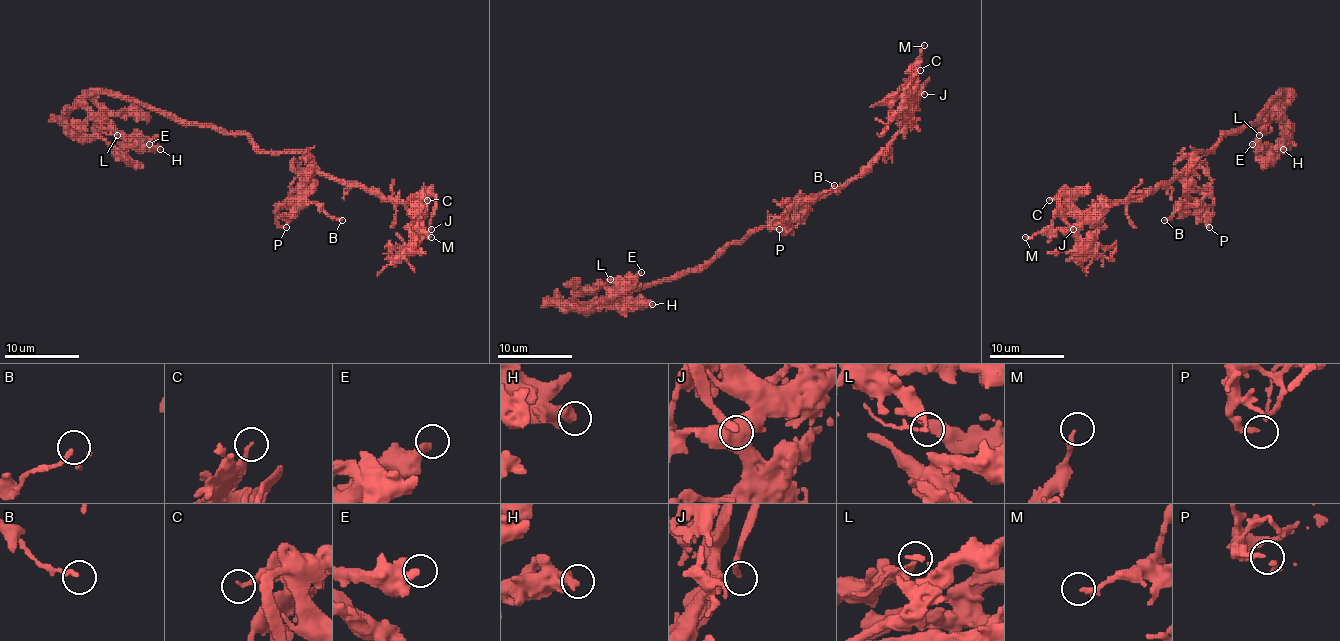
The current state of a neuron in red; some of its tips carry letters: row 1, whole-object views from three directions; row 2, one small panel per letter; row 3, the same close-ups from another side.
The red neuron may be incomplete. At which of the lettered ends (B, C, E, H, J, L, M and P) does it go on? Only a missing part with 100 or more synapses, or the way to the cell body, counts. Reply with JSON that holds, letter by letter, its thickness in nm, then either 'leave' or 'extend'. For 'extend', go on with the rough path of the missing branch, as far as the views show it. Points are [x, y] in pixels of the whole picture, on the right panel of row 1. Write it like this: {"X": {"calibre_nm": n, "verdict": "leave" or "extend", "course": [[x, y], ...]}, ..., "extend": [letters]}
{"B": {"calibre_nm": 190, "verdict": "leave"}, "C": {"calibre_nm": 200, "verdict": "leave"}, "E": {"calibre_nm": 400, "verdict": "leave"}, "H": {"calibre_nm": 480, "verdict": "leave"}, "J": {"calibre_nm": 200, "verdict": "extend", "course": [[1073, 229], [1088, 231], [1122, 253], [1164, 248], [1227, 183], [1231, 168], [1283, 133], [1296, 114]]}, "L": {"calibre_nm": 140, "verdict": "leave"}, "M": {"calibre_nm": 200, "verdict": "leave"}, "P": {"calibre_nm": 160, "verdict": "leave"}, "extend": ["J"]}

